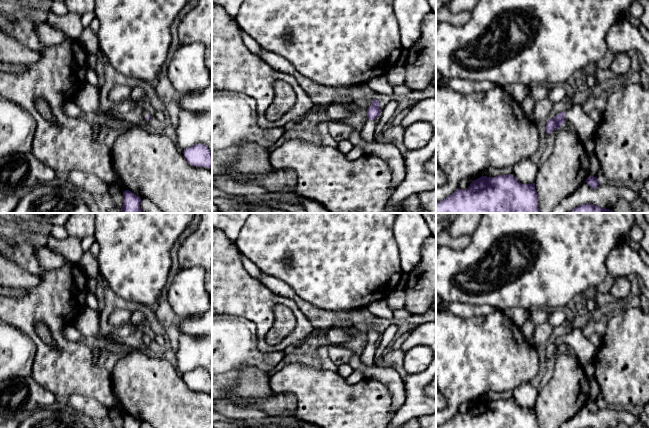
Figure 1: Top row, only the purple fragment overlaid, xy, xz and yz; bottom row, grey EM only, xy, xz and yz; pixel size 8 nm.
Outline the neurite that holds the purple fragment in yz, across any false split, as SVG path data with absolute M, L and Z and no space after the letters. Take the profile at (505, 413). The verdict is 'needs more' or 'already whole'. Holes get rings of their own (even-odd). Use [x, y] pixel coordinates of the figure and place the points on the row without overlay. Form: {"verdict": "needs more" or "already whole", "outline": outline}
{"verdict": "already whole", "outline": "M512 398L496 401L482 400L462 414L456 415L436 428L538 428L535 407L521 408Z"}

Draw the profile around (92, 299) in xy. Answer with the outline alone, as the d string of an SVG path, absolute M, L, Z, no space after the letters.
M88 292L86 296L86 306L91 309L97 309L98 300L99 300L99 294L93 294Z

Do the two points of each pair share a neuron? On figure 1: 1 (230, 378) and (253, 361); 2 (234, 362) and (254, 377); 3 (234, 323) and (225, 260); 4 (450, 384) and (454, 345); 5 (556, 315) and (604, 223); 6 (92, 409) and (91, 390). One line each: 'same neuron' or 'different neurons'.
1: same neuron
2: different neurons
3: different neurons
4: same neuron
5: different neurons
6: different neurons

